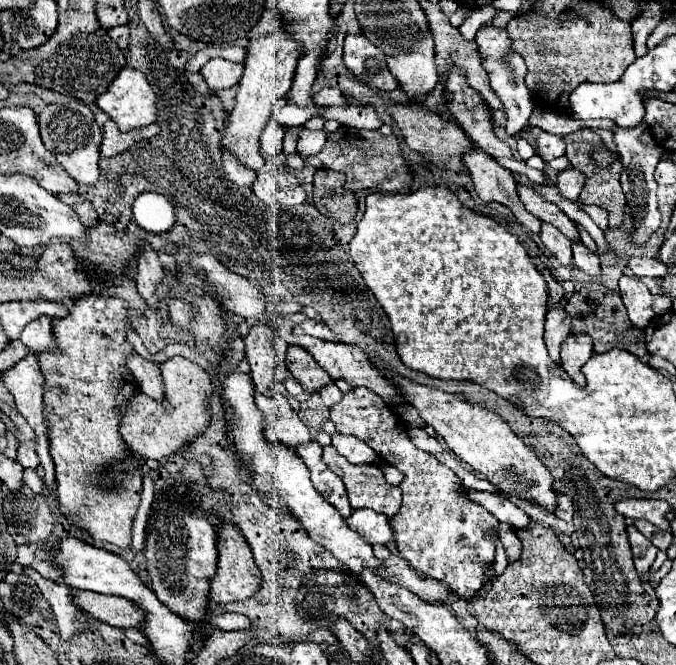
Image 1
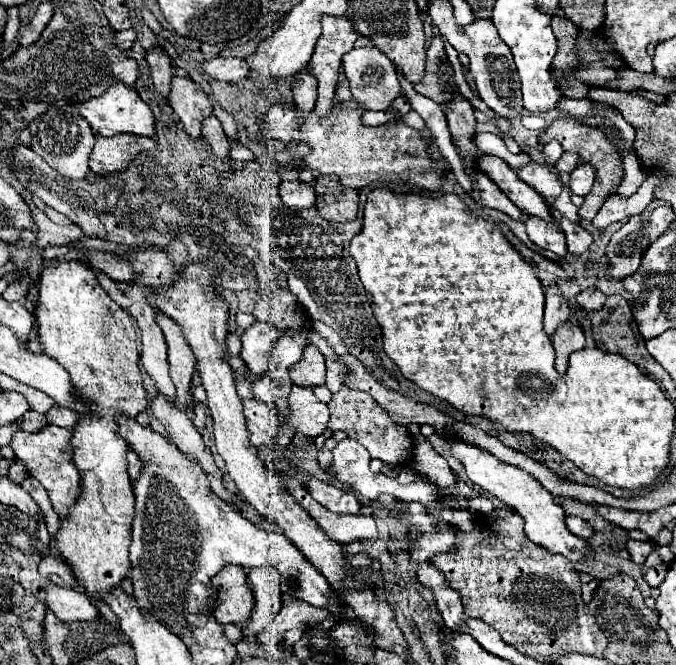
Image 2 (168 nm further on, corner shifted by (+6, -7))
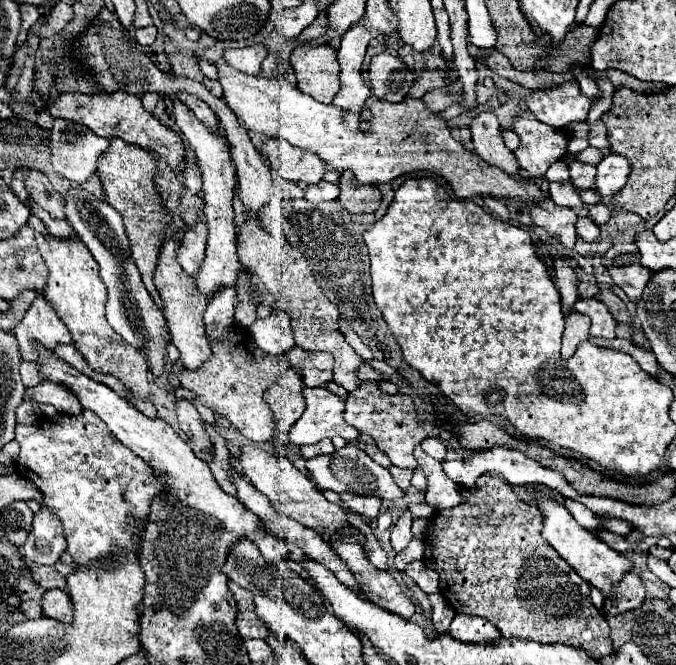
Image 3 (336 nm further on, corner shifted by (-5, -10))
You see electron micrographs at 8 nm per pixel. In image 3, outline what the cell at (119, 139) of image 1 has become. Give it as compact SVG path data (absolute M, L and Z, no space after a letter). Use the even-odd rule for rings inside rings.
M111 139L109 149L99 157L97 163L97 175L103 183L105 195L107 195L107 203L119 211L119 215L123 217L125 223L125 231L131 243L131 255L141 271L143 283L149 291L149 295L153 297L153 301L163 307L163 301L153 285L153 271L157 265L157 253L163 245L163 235L161 229L167 223L167 215L163 211L161 199L153 187L153 177L157 171L157 157L155 153L151 155L149 149L141 149L139 145L129 145L121 139Z

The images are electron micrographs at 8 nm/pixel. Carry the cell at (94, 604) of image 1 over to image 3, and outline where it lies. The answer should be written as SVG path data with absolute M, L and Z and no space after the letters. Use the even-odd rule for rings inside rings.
M49 589L43 593L43 613L63 623L71 623L73 619L73 601L61 589Z

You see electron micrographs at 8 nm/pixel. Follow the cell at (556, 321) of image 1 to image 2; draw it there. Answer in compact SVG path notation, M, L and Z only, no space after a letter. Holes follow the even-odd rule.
M558 286L546 288L546 308L544 308L544 330L548 336L554 334L556 326L570 318L568 300L560 294Z

